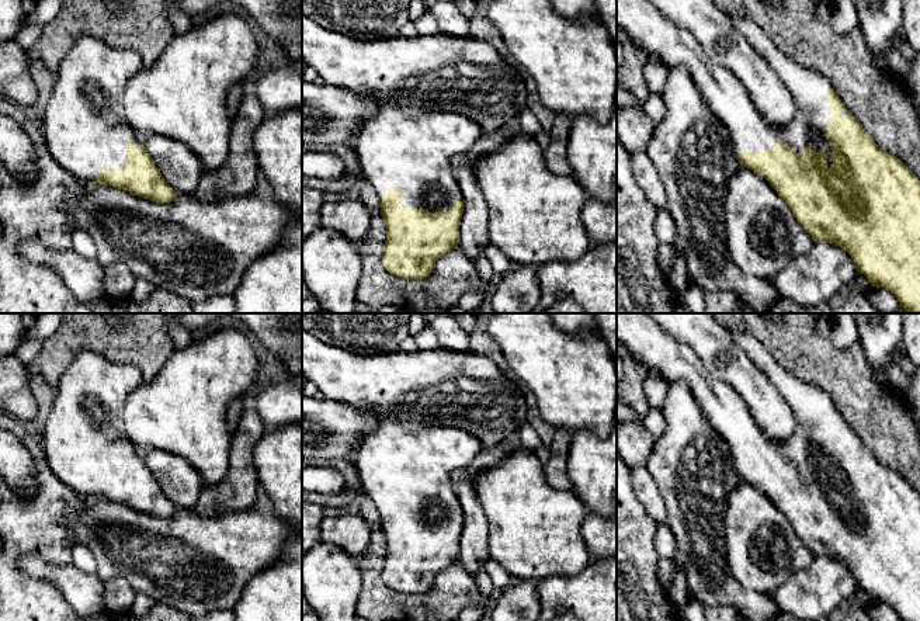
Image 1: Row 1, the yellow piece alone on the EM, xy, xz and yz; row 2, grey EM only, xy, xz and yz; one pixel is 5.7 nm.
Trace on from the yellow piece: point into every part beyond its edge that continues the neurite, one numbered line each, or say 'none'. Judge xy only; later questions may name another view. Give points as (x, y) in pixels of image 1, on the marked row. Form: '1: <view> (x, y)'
1: xy (84, 127)

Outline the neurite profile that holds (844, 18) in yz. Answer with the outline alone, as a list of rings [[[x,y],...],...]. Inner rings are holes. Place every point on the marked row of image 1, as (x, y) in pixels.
[[[833,0],[832,28],[846,35],[858,27],[858,10],[854,0]]]

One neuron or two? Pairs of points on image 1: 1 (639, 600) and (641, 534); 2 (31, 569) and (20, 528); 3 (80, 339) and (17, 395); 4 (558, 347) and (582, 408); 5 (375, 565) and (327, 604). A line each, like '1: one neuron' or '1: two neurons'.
1: one neuron
2: two neurons
3: two neurons
4: one neuron
5: two neurons

